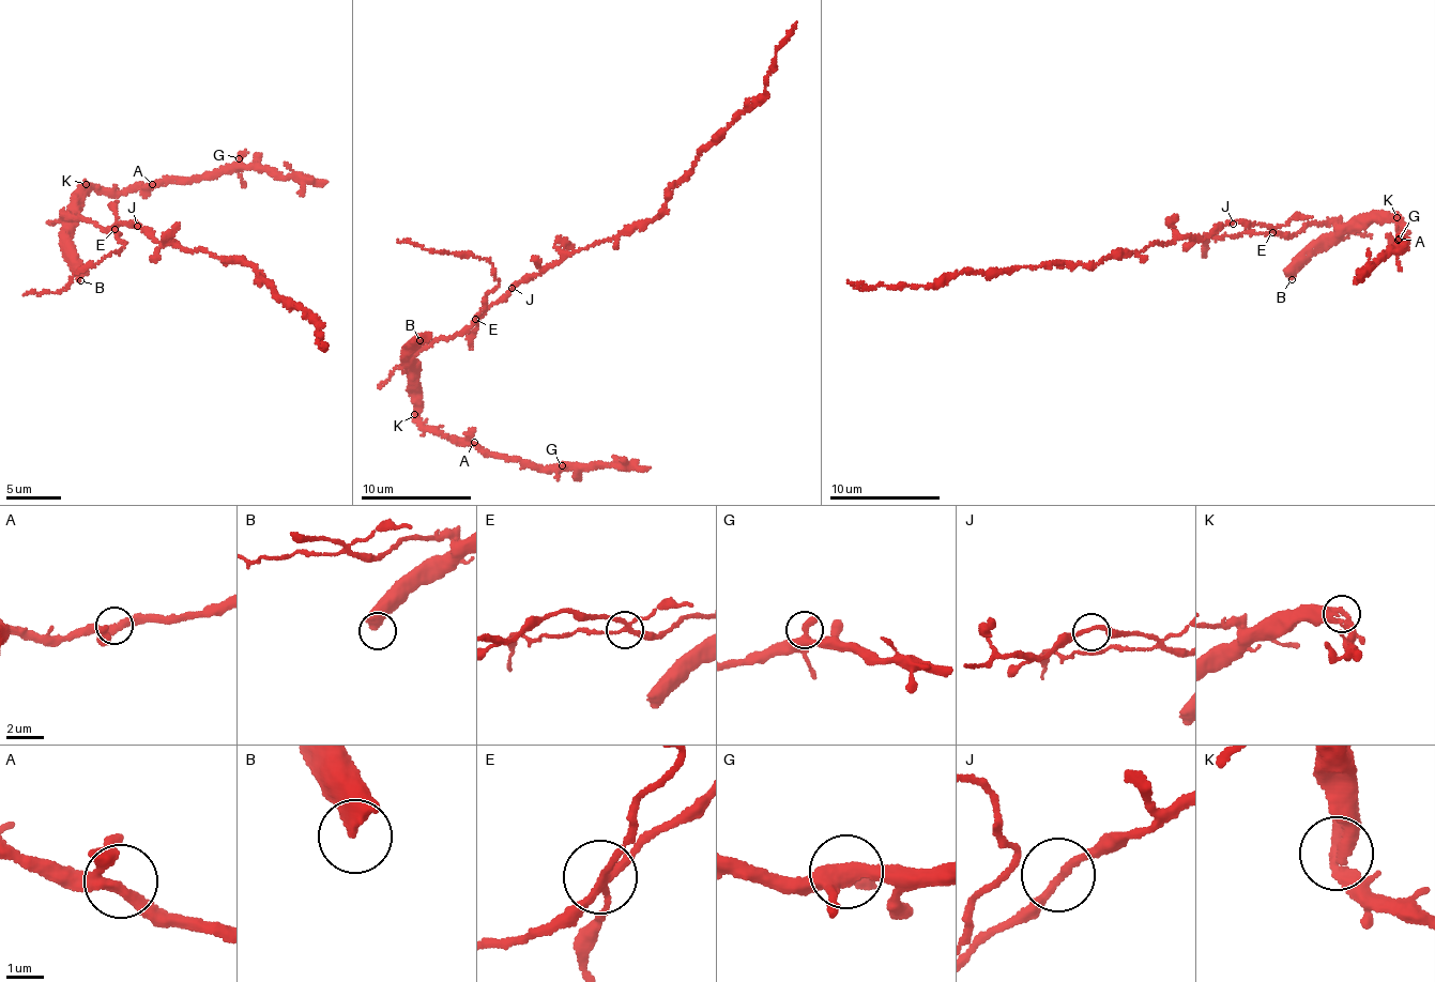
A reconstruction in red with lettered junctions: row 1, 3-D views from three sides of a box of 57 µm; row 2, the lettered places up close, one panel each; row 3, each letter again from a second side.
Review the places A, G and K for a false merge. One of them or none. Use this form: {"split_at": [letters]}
{"split_at": ["K"]}

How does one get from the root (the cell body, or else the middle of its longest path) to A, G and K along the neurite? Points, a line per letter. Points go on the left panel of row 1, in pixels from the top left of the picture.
A: (139, 224), (121, 221), (111, 229), (105, 229), (70, 215), (90, 188), (126, 193), (152, 184)
G: (139, 224), (121, 221), (105, 229), (70, 215), (90, 188), (149, 190), (171, 180), (210, 177), (239, 158)
K: (139, 224), (121, 221), (111, 229), (105, 229), (74, 215), (71, 217), (80, 205), (85, 185)

